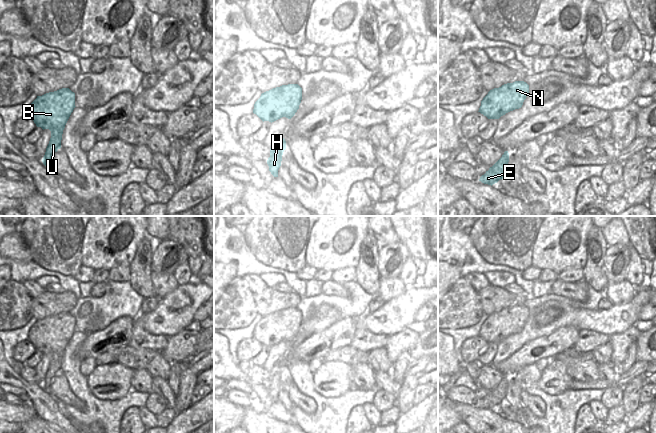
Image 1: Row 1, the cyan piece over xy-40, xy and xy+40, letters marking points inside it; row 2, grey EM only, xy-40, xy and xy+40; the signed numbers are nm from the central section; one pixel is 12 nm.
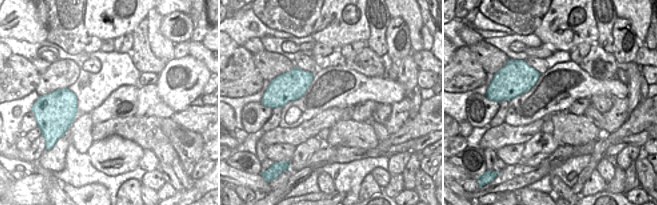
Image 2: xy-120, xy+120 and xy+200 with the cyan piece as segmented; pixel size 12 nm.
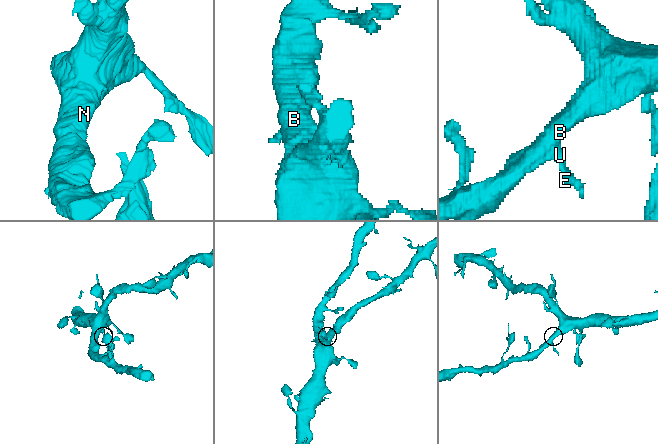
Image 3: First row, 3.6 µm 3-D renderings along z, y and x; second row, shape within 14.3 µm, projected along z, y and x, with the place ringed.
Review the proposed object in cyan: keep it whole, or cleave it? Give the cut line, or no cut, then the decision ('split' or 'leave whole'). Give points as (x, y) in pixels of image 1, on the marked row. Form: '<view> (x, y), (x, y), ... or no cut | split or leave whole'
no cut | leave whole

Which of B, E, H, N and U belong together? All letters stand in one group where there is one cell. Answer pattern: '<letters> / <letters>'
B E H N U

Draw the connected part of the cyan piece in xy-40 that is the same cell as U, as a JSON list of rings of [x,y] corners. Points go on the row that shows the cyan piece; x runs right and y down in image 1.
[[[69,88],[37,96],[29,106],[28,115],[36,126],[51,131],[51,138],[42,159],[47,167],[54,153],[61,148],[63,130],[75,107],[75,93]]]

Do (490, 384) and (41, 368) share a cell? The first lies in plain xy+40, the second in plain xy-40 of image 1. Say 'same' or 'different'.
different

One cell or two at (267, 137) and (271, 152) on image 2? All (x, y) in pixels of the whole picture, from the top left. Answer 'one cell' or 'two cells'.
two cells

